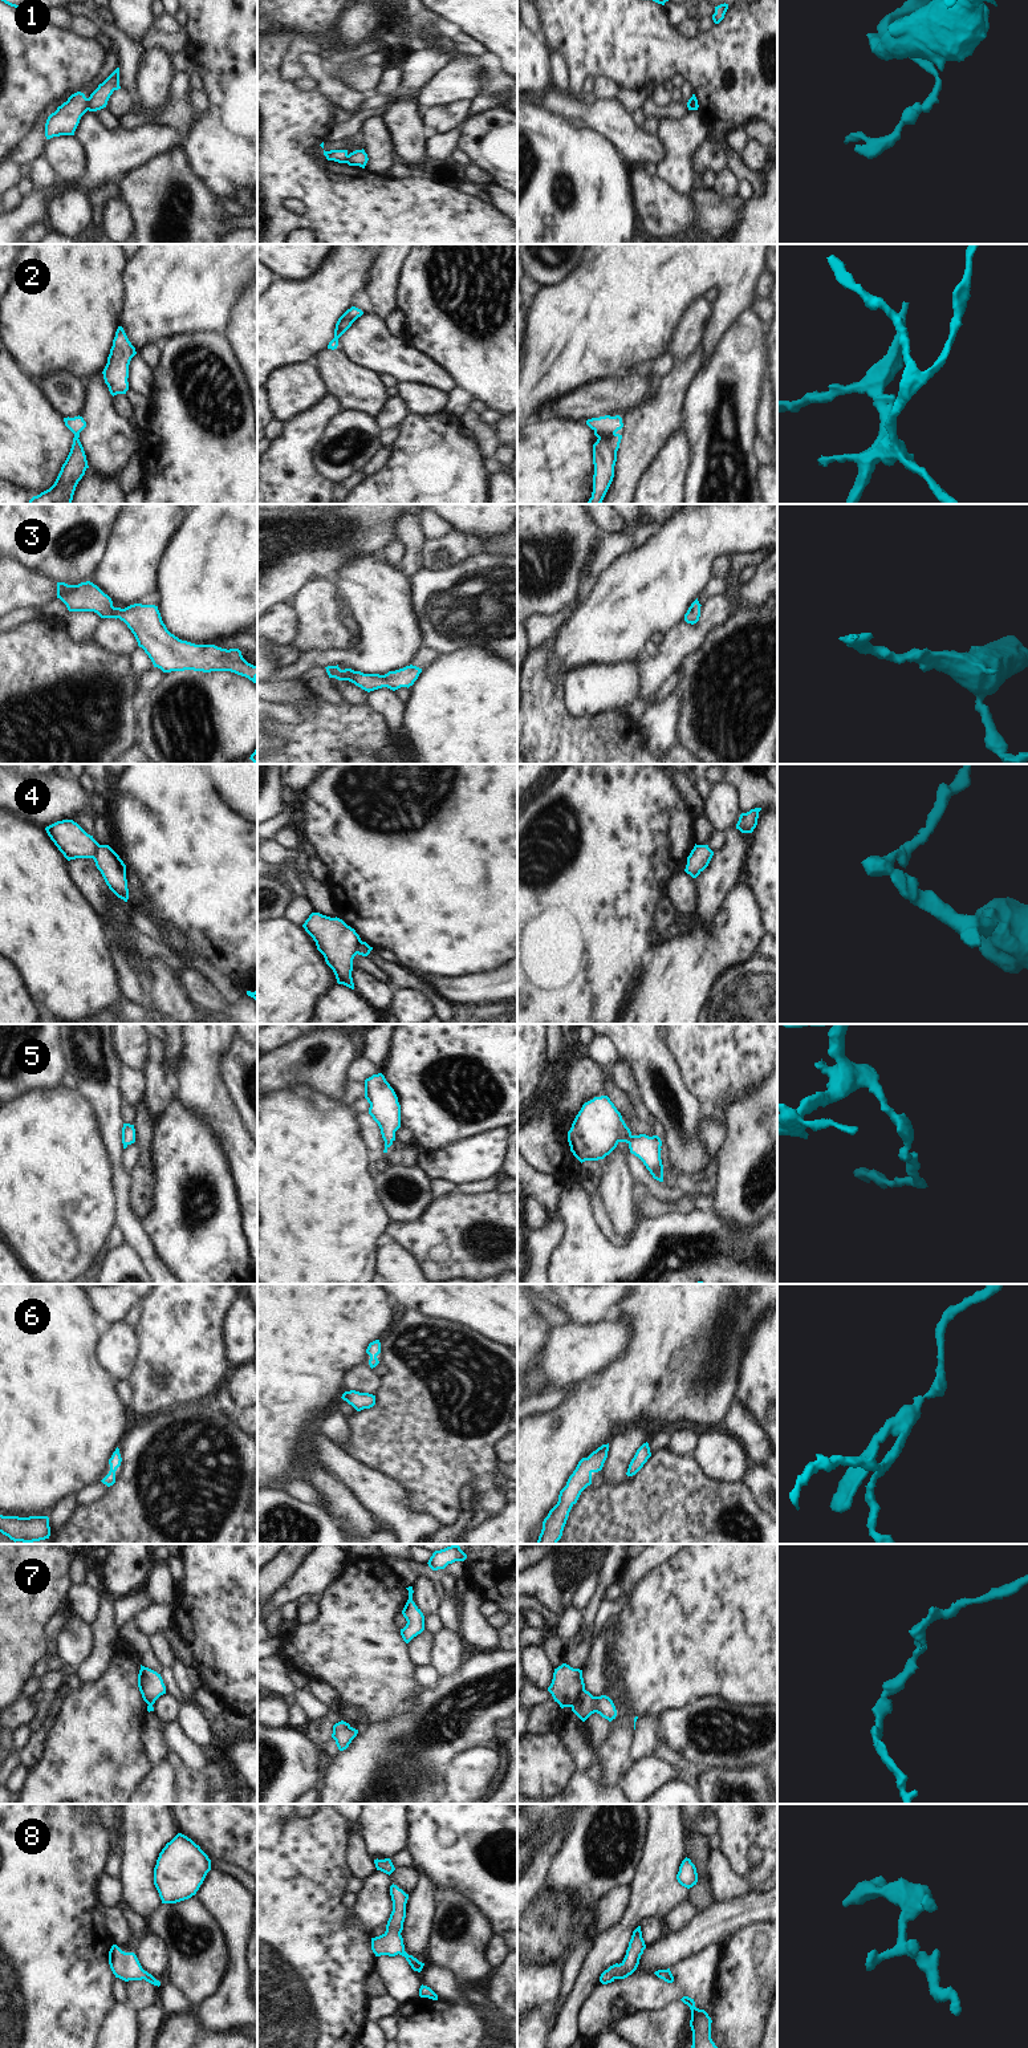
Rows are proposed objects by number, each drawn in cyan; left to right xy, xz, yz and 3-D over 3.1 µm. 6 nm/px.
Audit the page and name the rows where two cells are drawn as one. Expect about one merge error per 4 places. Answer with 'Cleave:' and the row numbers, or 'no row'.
Cleave: 1, 4, 7

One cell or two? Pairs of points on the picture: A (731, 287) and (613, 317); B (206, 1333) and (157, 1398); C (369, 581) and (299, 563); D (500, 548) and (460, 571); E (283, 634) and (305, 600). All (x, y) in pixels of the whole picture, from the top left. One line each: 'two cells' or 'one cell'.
A: one cell
B: one cell
C: two cells
D: two cells
E: two cells

